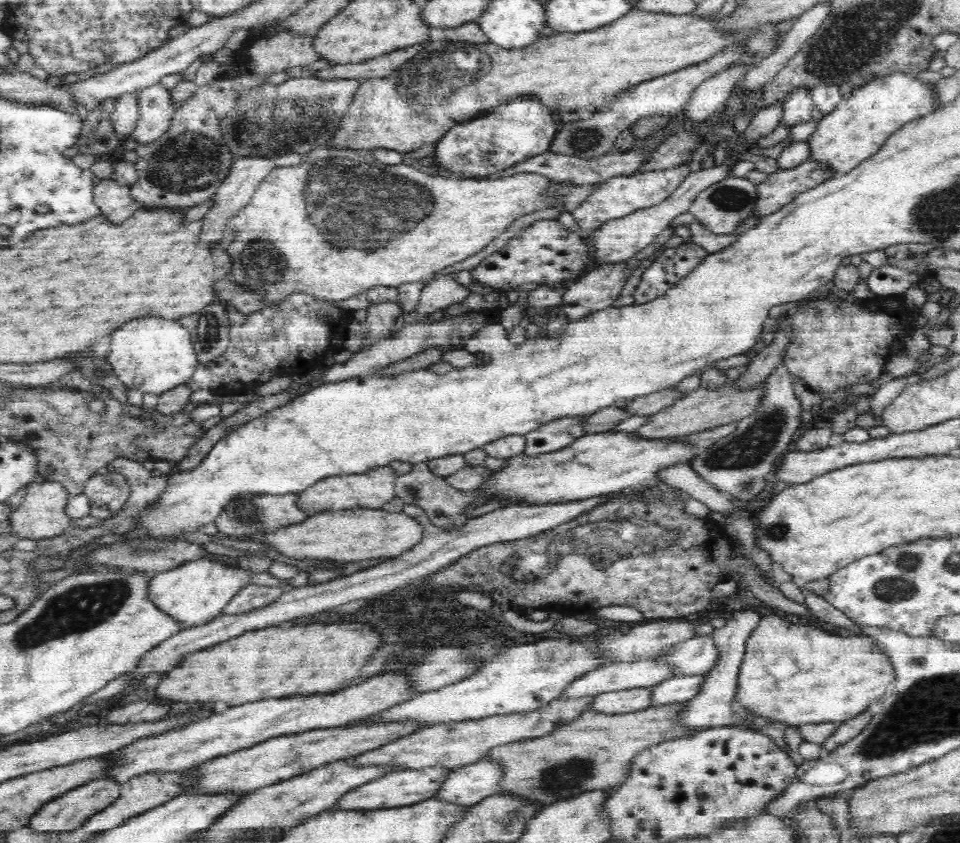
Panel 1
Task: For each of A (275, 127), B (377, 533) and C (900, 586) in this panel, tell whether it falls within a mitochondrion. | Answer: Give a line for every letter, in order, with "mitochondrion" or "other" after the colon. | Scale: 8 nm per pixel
A: mitochondrion
B: other
C: mitochondrion

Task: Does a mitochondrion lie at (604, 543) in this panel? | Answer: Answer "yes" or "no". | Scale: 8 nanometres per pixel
yes

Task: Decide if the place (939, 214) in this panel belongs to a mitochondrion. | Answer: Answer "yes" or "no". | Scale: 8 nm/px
yes

